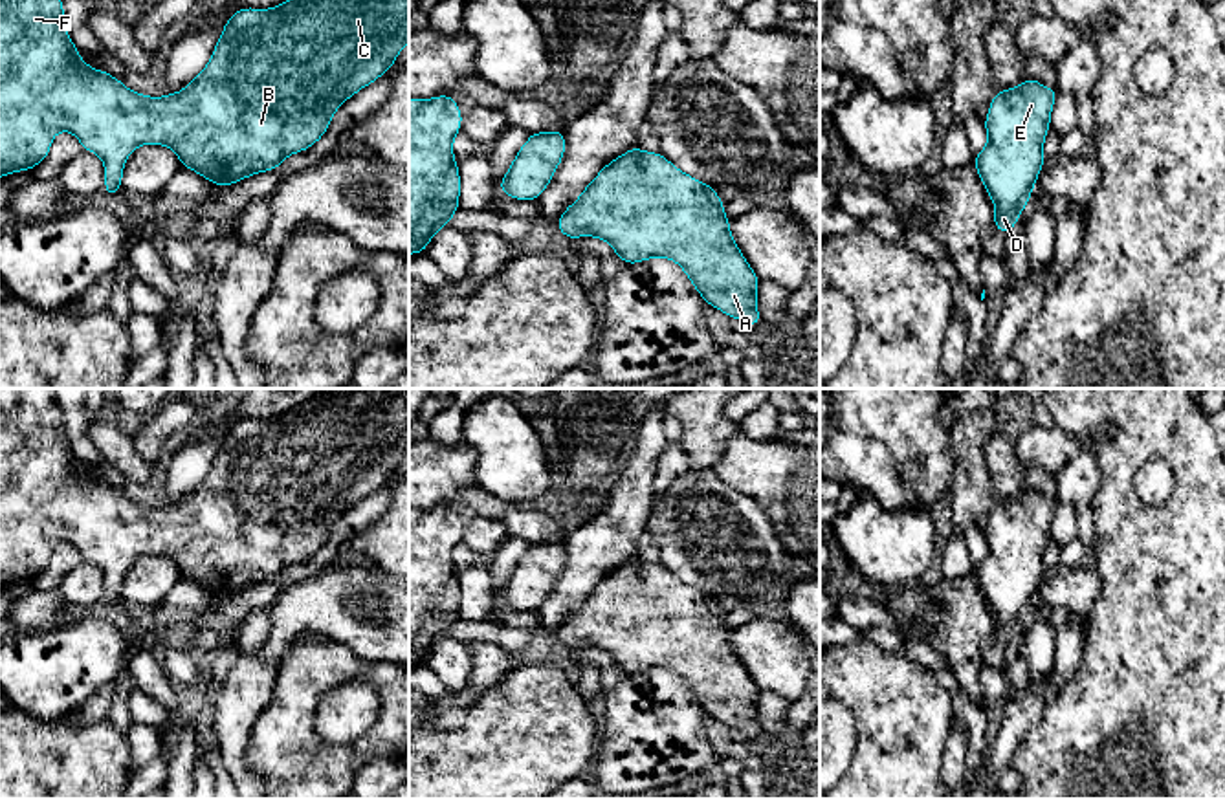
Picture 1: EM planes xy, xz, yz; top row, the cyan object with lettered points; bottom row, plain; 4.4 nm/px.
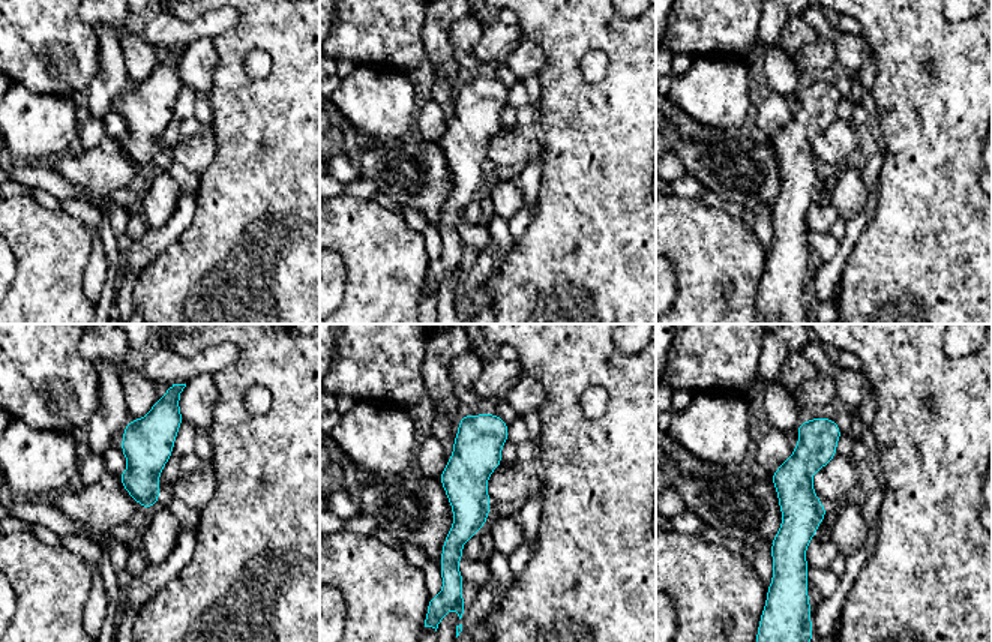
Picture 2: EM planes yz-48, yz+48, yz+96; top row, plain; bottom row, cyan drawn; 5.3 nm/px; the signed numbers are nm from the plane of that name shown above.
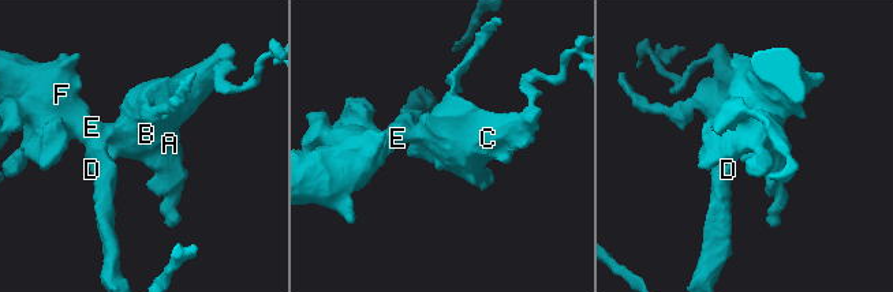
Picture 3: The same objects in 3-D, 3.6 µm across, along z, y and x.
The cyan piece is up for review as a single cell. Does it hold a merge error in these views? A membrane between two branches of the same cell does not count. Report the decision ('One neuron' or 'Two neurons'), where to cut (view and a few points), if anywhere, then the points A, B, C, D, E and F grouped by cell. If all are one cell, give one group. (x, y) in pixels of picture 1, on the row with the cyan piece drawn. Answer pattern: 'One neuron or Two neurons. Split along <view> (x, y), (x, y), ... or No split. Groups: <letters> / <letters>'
One neuron. No split. Groups: A B C D E F

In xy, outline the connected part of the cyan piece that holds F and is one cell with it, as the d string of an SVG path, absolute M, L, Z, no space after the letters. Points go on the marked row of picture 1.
M0 0L0 180L11 172L33 170L48 158L53 136L62 130L72 132L83 150L94 152L103 159L106 198L119 194L125 161L141 145L169 147L183 169L194 170L216 187L238 183L259 172L277 170L290 154L304 152L315 145L326 134L337 108L387 73L407 42L409 0L286 0L268 9L242 7L224 24L207 66L183 90L163 97L150 97L127 88L117 77L105 70L94 70L81 59L79 48L72 42L66 29L62 0Z

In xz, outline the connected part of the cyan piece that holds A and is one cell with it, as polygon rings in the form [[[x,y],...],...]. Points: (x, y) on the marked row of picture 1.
[[[635,145],[594,176],[556,225],[568,240],[594,236],[611,244],[614,255],[629,266],[649,258],[675,260],[706,304],[754,328],[763,323],[757,312],[761,279],[732,236],[724,203],[715,187],[682,172],[660,152]]]

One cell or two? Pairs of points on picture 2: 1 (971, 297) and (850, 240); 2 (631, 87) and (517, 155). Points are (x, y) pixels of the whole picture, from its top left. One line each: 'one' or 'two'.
1: two
2: two

